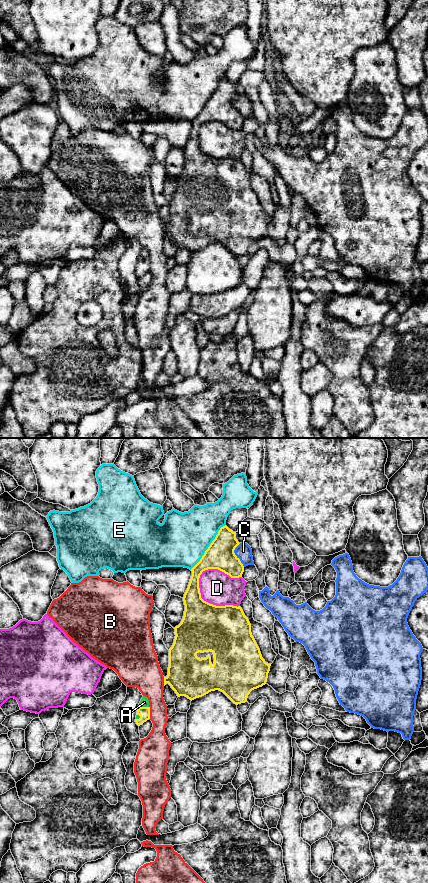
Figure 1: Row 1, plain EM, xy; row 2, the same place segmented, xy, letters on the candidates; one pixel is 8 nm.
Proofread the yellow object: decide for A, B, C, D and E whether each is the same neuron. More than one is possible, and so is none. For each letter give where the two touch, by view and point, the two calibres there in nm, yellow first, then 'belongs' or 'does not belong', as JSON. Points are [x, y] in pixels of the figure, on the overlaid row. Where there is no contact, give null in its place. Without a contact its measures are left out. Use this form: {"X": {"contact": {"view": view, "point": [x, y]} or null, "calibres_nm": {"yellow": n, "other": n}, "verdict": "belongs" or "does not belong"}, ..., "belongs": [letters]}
{"A": {"contact": {"view": "xy", "point": [144, 707]}, "calibres_nm": {"yellow": 100, "other": 70}, "verdict": "belongs"}, "B": {"contact": {"view": "xy", "point": [149, 713]}, "calibres_nm": {"yellow": 100, "other": 220}, "verdict": "does not belong"}, "C": {"contact": {"view": "xy", "point": [235, 555]}, "calibres_nm": {"yellow": 220, "other": 140}, "verdict": "does not belong"}, "D": {"contact": {"view": "xy", "point": [207, 602]}, "calibres_nm": {"yellow": 380, "other": 260}, "verdict": "does not belong"}, "E": {"contact": {"view": "xy", "point": [209, 546]}, "calibres_nm": {"yellow": 220, "other": 420}, "verdict": "does not belong"}, "belongs": ["A"]}

